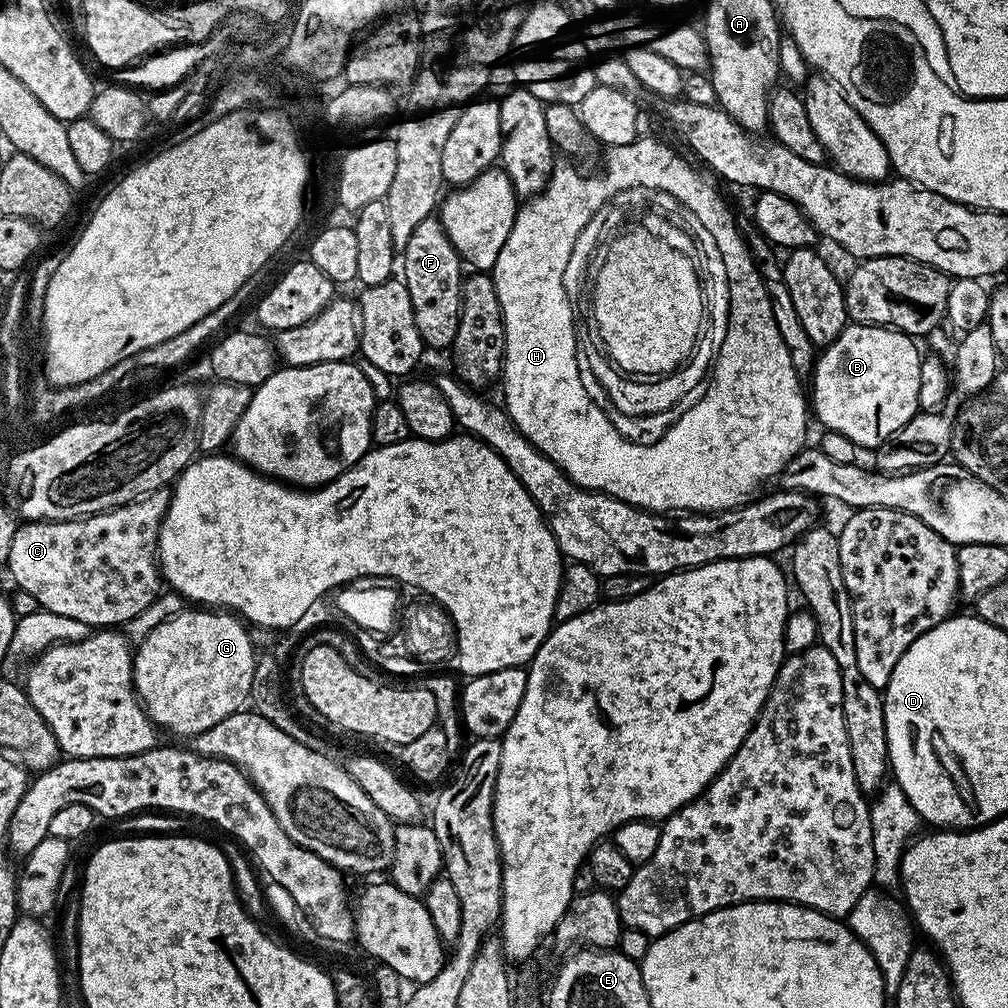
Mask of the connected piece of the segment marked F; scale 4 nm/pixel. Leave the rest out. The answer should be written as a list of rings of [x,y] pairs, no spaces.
[[[435,215],[428,216],[414,229],[410,242],[402,249],[402,279],[410,290],[410,303],[414,306],[414,323],[422,334],[425,349],[451,349],[454,334],[458,334],[460,295],[464,285],[465,269],[460,255],[454,250],[446,230]]]

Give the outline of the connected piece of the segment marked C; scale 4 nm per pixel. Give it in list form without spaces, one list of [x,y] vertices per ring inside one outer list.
[[[161,490],[132,500],[121,508],[86,516],[83,520],[33,520],[21,523],[14,534],[14,542],[10,542],[6,571],[12,575],[13,585],[32,594],[43,611],[78,618],[78,622],[87,624],[92,630],[127,625],[128,621],[142,614],[146,606],[154,603],[161,591],[158,545],[160,523],[164,521],[169,499],[169,493]]]

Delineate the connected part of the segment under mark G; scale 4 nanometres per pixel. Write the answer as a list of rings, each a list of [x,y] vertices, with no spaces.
[[[185,610],[166,618],[144,640],[135,645],[132,657],[132,685],[157,729],[191,738],[218,726],[222,718],[241,711],[249,703],[254,682],[257,649],[252,649],[252,636],[245,621],[228,610]]]

